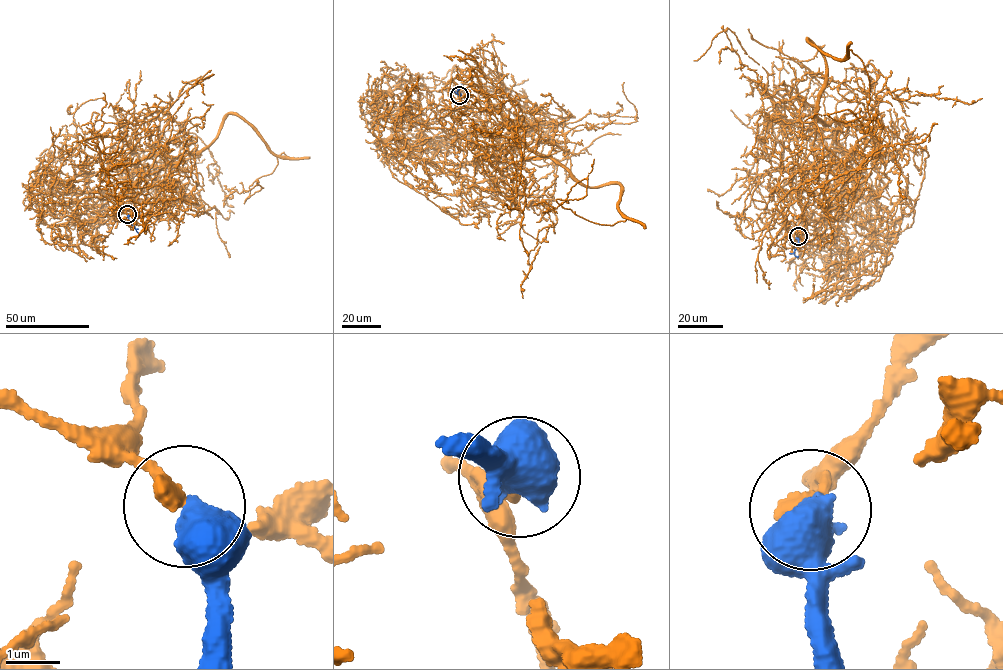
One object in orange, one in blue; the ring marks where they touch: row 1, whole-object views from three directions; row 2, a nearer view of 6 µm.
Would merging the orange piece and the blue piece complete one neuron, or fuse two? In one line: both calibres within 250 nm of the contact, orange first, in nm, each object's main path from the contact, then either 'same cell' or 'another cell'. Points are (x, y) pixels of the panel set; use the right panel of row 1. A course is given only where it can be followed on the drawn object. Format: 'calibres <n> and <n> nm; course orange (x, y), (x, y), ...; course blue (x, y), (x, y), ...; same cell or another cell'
calibres 380 and 600 nm; course orange (798, 236), (824, 214), (826, 63), (806, 39), (860, 59), (869, 129), (829, 116), (873, 118), (882, 143); course blue (798, 236), (794, 254), (797, 257); another cell

